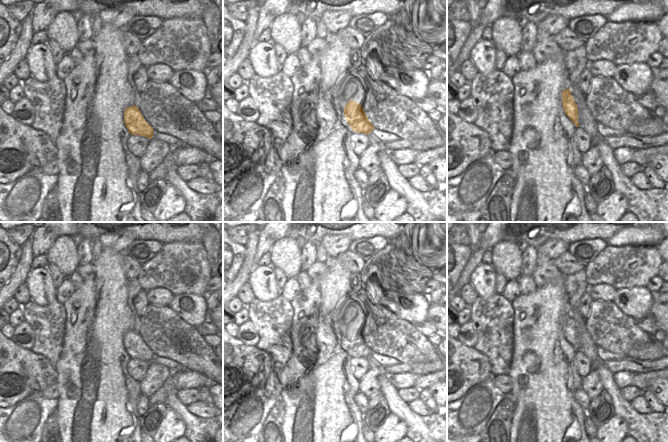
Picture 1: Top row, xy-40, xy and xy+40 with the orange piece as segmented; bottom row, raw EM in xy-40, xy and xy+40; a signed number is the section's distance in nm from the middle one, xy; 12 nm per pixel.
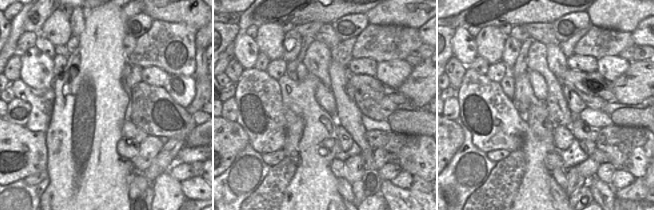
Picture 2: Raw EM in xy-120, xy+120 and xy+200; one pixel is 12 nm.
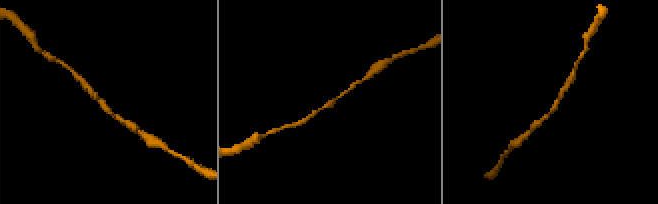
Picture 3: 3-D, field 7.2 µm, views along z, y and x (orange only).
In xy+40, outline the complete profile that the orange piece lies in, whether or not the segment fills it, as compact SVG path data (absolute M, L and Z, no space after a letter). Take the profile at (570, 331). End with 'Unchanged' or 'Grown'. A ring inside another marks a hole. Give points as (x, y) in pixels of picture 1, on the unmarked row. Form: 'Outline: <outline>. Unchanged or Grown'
Outline: M570 312L565 313L562 316L562 330L564 332L565 338L569 341L569 343L576 349L576 351L579 351L578 332L570 316Z. Unchanged.

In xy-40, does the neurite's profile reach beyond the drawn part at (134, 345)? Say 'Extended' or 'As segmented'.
As segmented.

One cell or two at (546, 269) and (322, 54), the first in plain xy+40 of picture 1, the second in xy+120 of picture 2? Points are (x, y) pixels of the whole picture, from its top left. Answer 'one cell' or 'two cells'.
one cell

